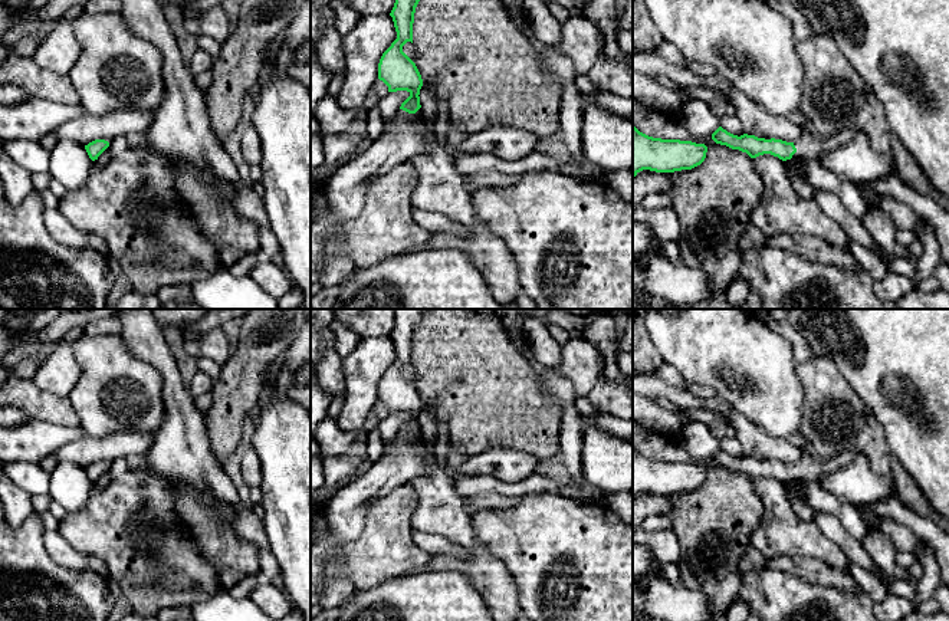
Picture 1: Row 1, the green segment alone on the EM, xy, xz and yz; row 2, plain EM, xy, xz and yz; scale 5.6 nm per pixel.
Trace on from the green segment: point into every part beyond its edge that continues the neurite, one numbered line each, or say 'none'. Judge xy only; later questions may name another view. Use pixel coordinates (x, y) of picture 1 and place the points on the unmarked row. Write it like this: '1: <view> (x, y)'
none

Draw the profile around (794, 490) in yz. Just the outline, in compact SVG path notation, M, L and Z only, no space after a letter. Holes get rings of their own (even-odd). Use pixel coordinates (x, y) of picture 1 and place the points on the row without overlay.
M791 480L784 484L787 487L789 505L795 510L795 513L804 520L814 522L815 512L804 502L802 487L801 487L799 482Z

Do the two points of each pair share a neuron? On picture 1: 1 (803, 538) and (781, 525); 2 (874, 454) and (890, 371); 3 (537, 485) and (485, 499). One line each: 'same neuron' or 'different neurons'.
1: same neuron
2: different neurons
3: different neurons

